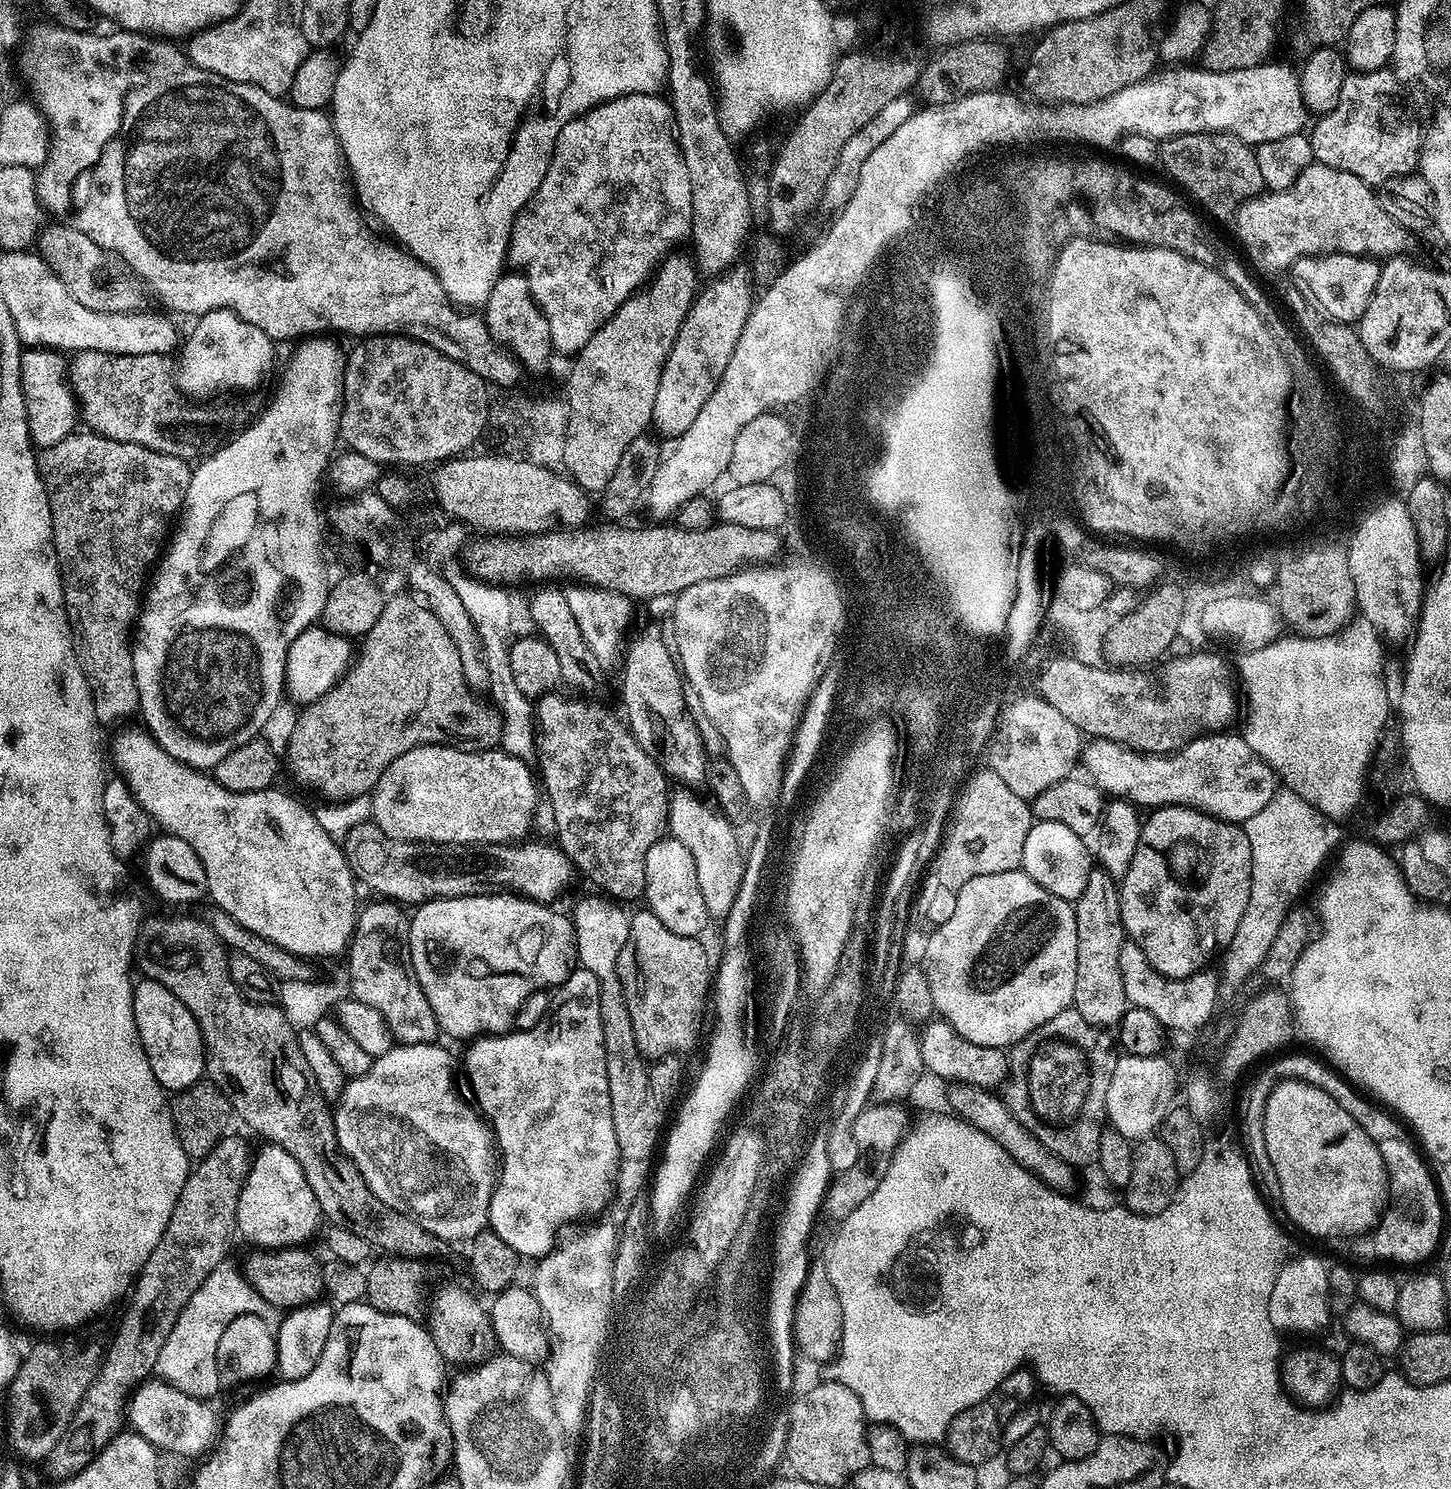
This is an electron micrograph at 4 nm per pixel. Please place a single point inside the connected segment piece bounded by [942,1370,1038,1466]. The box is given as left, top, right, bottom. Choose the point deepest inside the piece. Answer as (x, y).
(974, 1435)

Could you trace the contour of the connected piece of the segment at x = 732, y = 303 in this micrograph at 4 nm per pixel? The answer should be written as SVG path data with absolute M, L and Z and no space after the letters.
M735 272L721 275L699 289L692 309L678 330L678 338L674 338L662 378L658 378L658 394L654 397L652 410L651 427L664 436L678 438L690 430L694 418L698 418L698 410L702 410L710 394L714 394L726 370L726 362L730 362L730 354L734 354L734 346L752 313L754 291L748 286L747 278Z

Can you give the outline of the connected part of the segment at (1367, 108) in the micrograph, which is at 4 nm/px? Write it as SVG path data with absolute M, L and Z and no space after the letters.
M1388 68L1345 75L1342 94L1338 94L1338 106L1319 117L1312 132L1310 128L1313 161L1330 166L1334 170L1346 170L1346 174L1354 174L1354 178L1370 186L1382 185L1395 176L1409 175L1420 159L1422 132L1421 129L1416 129L1415 122L1400 105L1400 100L1396 97L1396 88L1398 89L1398 81Z

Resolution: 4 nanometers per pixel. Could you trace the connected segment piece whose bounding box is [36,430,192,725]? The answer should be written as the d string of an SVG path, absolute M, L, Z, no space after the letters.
M73 430L66 438L62 438L62 442L54 442L54 446L39 449L36 458L36 469L40 472L40 481L44 483L44 489L48 495L48 505L52 515L52 545L56 551L56 561L60 567L62 590L64 591L64 609L68 615L68 621L72 623L72 645L76 648L76 657L80 663L80 668L84 671L84 676L88 679L88 684L92 688L92 701L94 702L96 718L108 725L114 723L115 720L120 720L130 715L132 711L135 713L140 707L140 695L134 678L132 644L130 643L130 629L138 616L138 596L136 600L136 591L140 587L142 587L141 589L145 587L146 577L149 575L154 561L161 555L162 544L160 548L160 539L163 538L164 531L166 531L165 536L169 531L168 524L164 520L170 519L172 515L173 519L177 515L178 510L184 507L184 495L190 486L192 468L189 461L177 456L155 452L130 442L118 442L114 438L99 436L98 433L91 430L80 431Z

